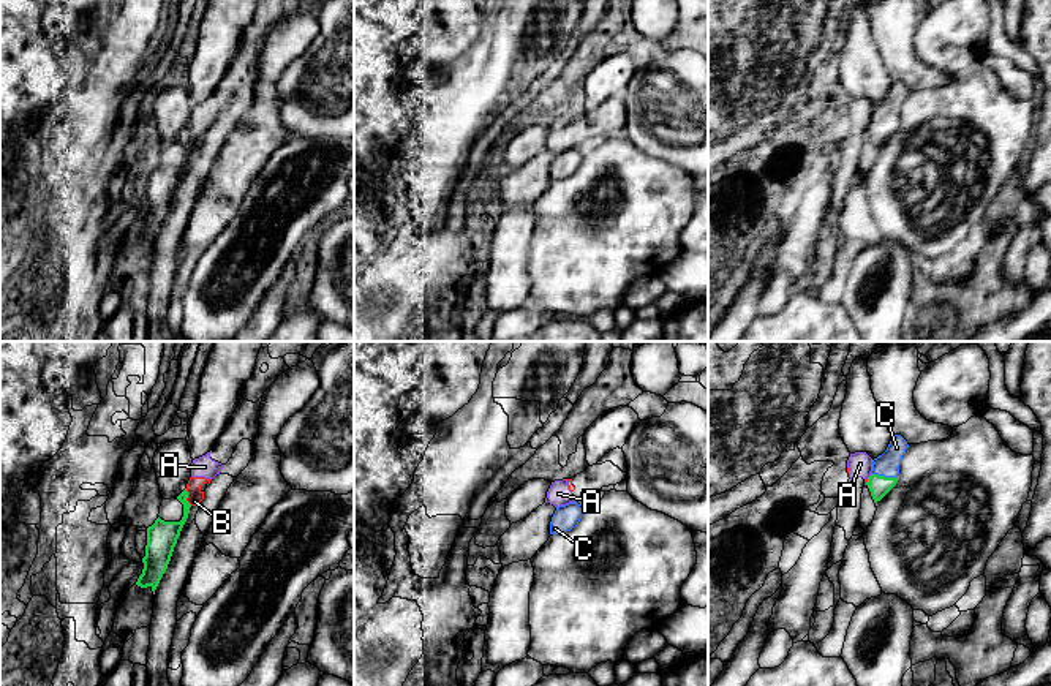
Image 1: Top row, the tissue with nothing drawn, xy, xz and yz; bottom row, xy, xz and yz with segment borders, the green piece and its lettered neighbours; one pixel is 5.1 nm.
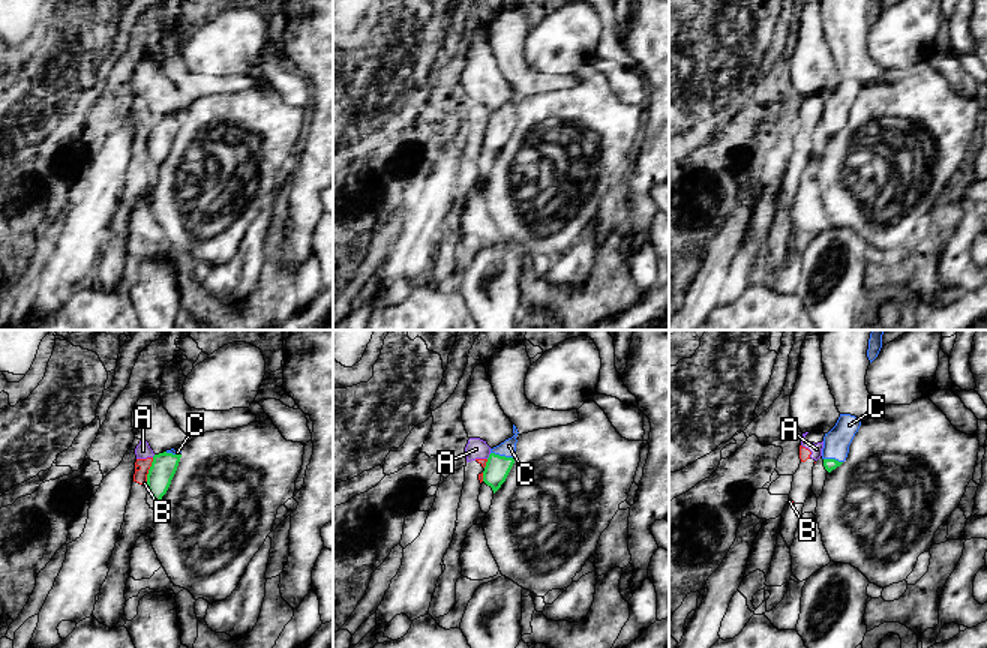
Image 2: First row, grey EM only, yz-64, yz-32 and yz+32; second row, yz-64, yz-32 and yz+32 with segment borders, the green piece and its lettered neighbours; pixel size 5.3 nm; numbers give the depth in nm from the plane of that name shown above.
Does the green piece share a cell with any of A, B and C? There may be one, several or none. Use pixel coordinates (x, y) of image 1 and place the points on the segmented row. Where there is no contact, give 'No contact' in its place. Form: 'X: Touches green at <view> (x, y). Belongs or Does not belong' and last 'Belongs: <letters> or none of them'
A: Touches green at yz (870, 476). Does not belong
B: Touches green at xy (187, 497). Does not belong
C: Touches green at yz (884, 476). Belongs
Belongs: C

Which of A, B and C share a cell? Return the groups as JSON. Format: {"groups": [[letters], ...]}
{"groups": [["A", "B"], ["C"]]}

